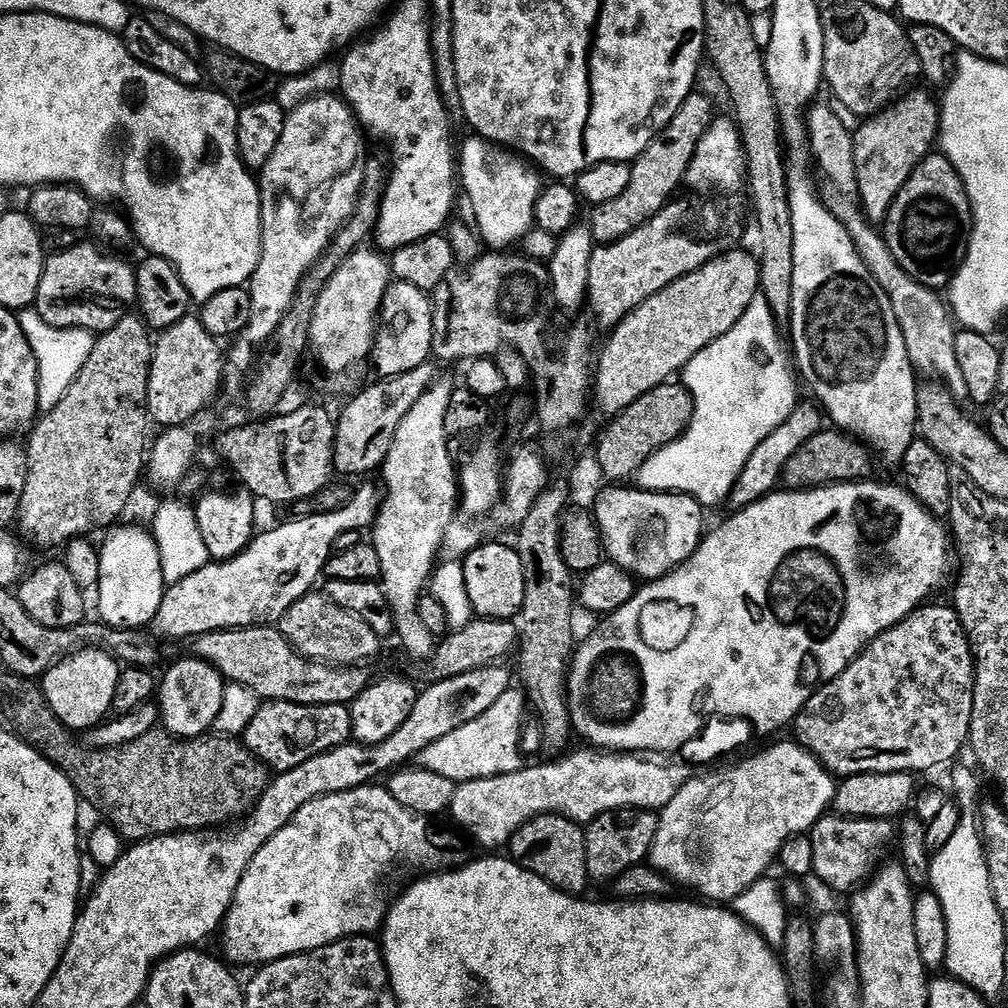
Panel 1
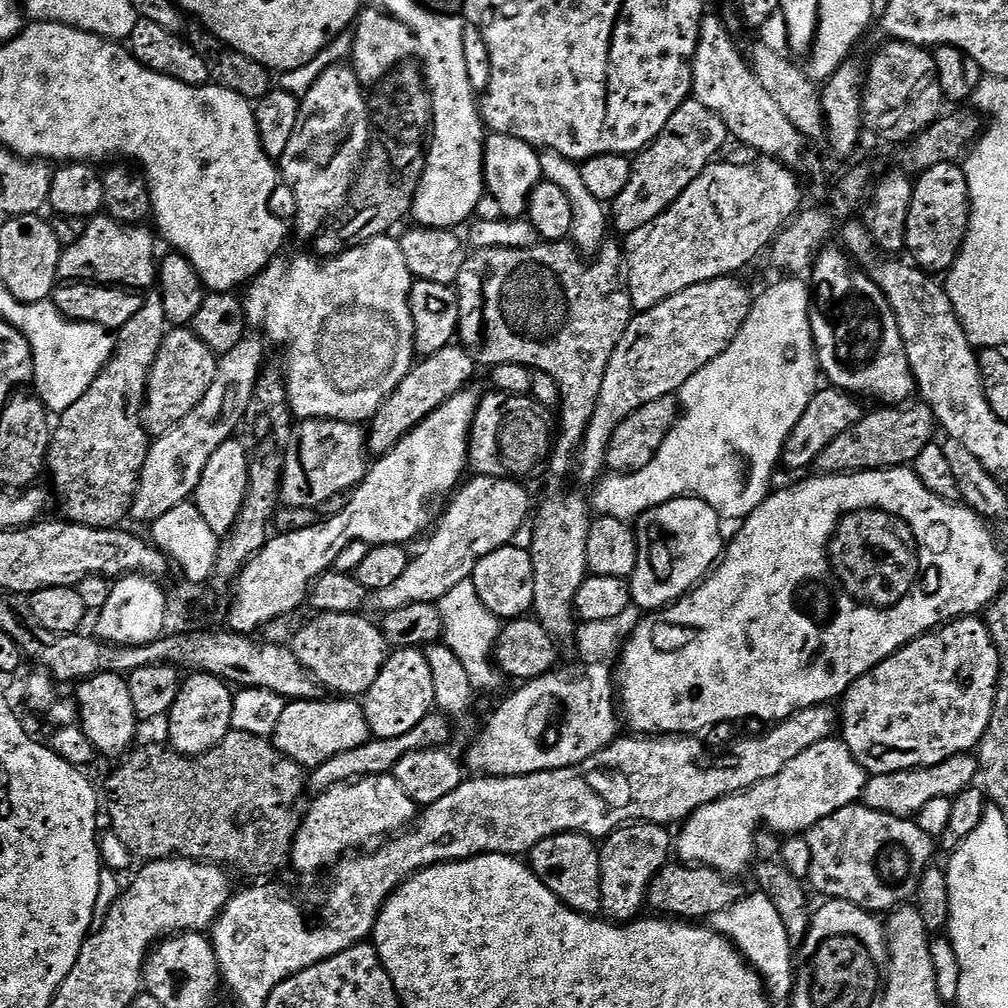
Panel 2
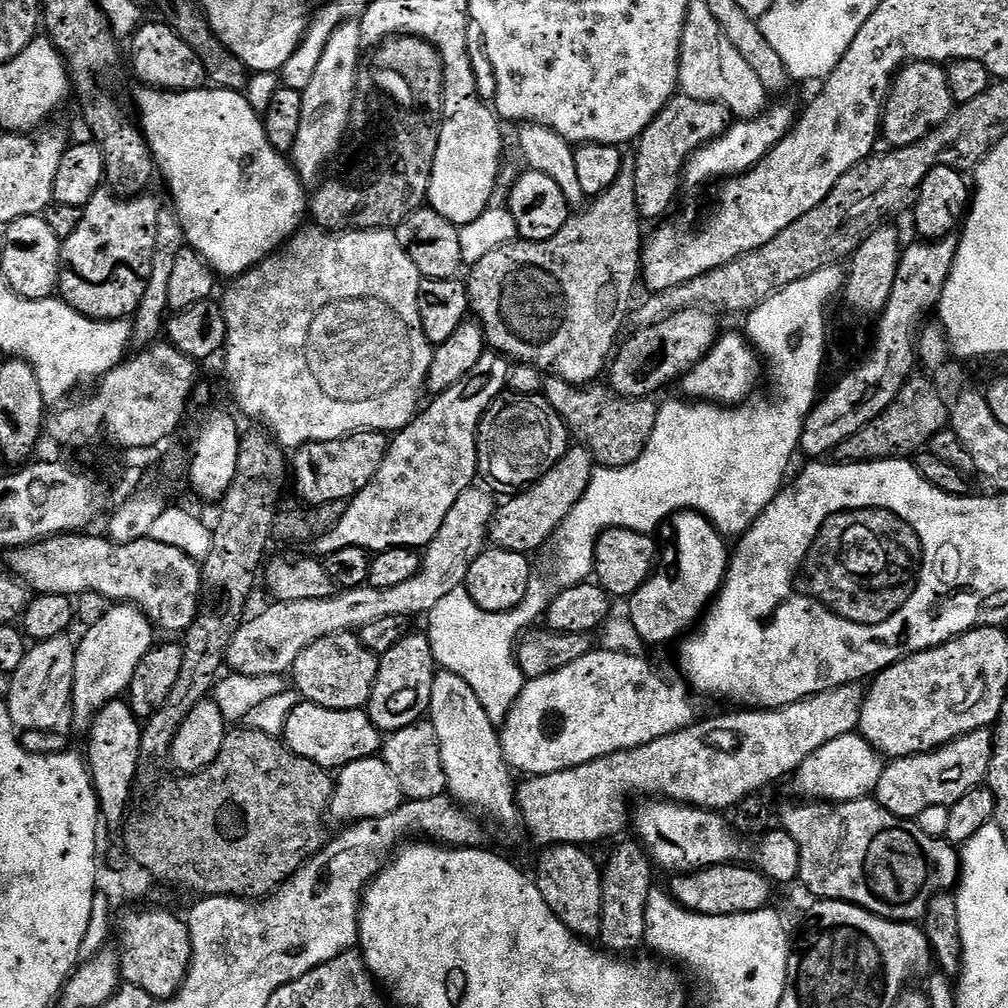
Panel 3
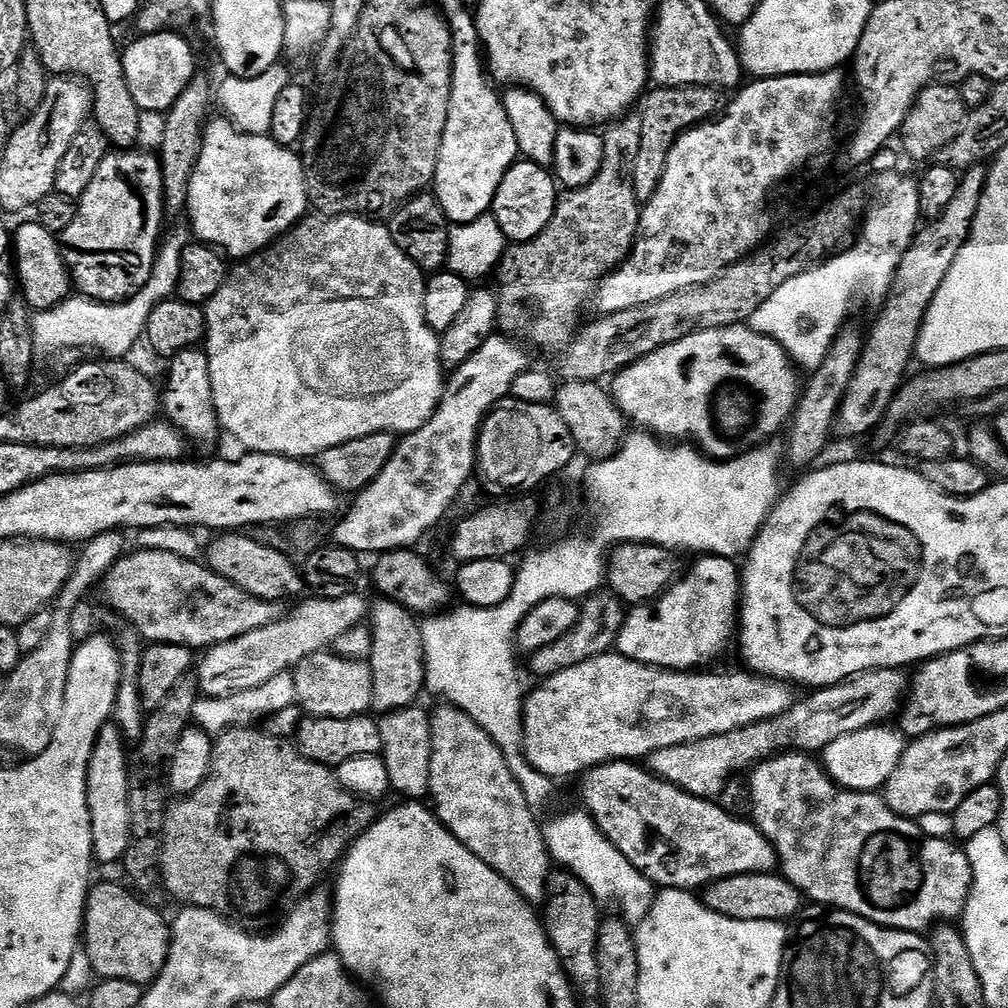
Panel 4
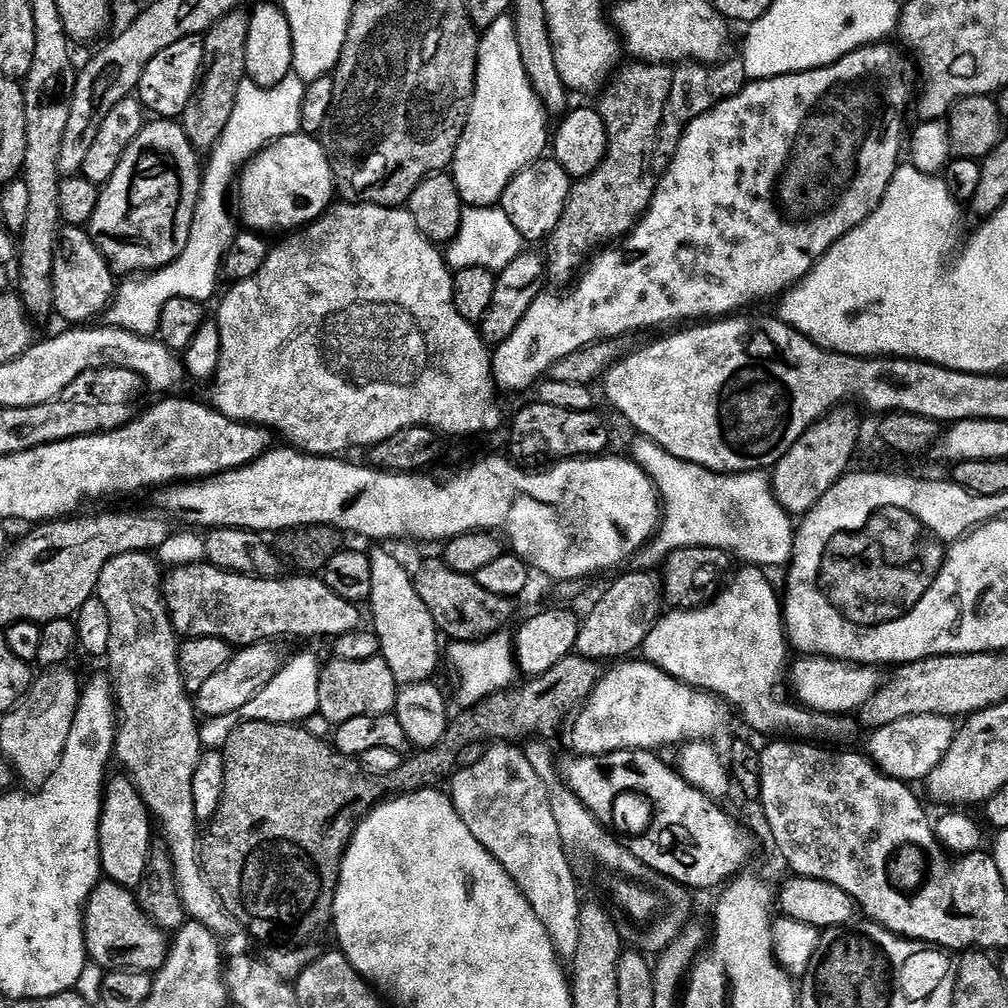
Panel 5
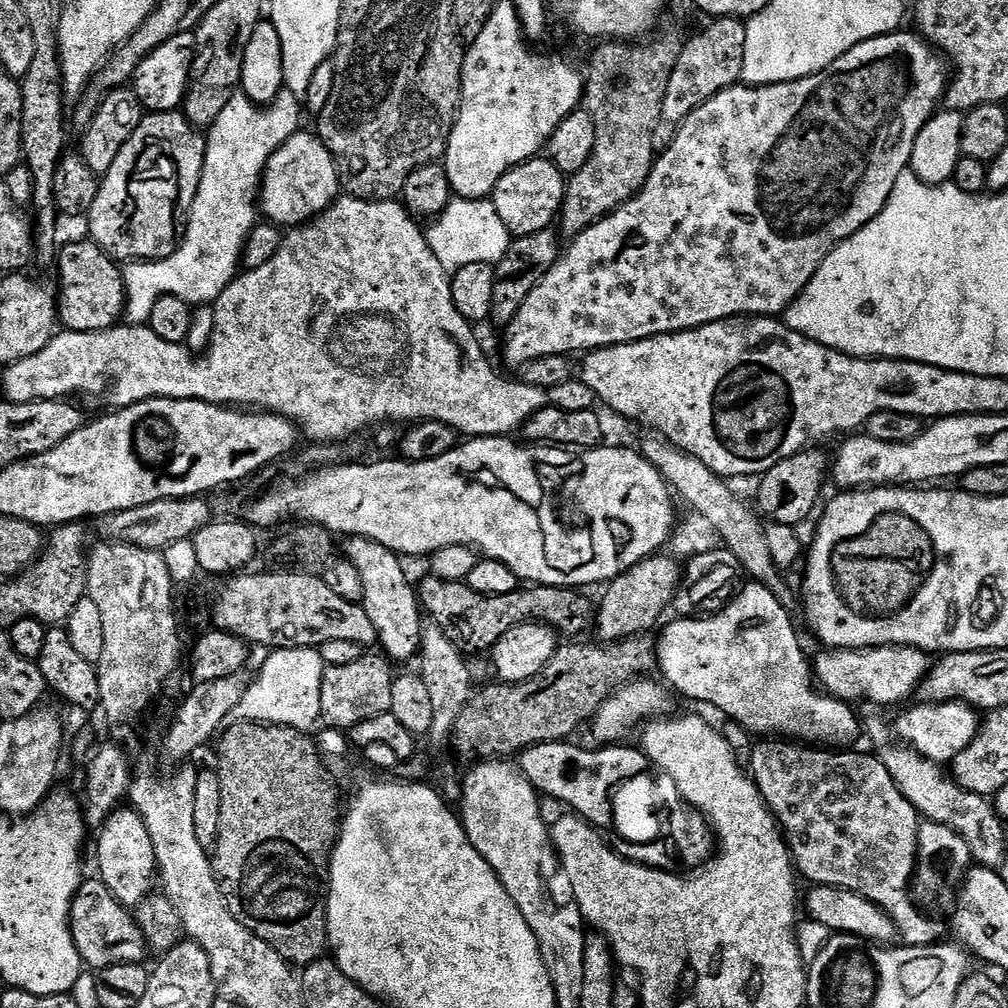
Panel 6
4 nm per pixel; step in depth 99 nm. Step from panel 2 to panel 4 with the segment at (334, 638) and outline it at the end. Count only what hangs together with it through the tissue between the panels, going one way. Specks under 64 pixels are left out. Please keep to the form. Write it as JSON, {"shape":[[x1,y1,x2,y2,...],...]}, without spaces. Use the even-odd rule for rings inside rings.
{"shape":[[335,650,315,652,295,673,298,704,309,717,350,718,371,713,376,704,373,665,351,660]]}

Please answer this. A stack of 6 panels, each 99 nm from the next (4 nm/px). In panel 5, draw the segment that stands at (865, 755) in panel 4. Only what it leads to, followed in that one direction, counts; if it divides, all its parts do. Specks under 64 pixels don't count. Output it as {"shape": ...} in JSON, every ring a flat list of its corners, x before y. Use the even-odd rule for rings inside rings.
{"shape":[[915,716,902,718,902,722,890,722,890,726,882,726,871,733,870,759,885,776,905,782,923,781,948,752,948,724,950,720,946,716]]}

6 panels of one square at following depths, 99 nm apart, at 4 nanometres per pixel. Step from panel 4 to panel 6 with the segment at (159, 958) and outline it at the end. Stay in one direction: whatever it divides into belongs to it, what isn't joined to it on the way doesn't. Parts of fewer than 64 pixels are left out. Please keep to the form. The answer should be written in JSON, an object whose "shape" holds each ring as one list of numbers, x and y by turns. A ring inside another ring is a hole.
{"shape":[[99,878,85,879,72,899,72,937,81,961,93,970,112,964,139,964,145,958,146,945,136,917,112,897,112,892]]}

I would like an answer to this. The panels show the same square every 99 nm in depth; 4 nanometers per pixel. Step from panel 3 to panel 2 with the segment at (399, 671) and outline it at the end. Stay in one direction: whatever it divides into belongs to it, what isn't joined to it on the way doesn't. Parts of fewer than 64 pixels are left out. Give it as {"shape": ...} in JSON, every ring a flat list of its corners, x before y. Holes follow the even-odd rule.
{"shape":[[402,648,385,659,374,684,362,697,364,718,368,731,377,740,398,738,414,728,434,708,434,680,423,651,419,648]]}

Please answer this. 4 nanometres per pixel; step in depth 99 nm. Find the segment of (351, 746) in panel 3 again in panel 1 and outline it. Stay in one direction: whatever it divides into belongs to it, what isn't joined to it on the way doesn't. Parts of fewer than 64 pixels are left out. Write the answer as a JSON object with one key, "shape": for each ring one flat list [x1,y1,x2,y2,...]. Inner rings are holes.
{"shape":[[270,700,261,703,258,714,242,734,242,741,273,773,294,770,323,752,334,750,352,740,352,713,343,704,295,704]]}

